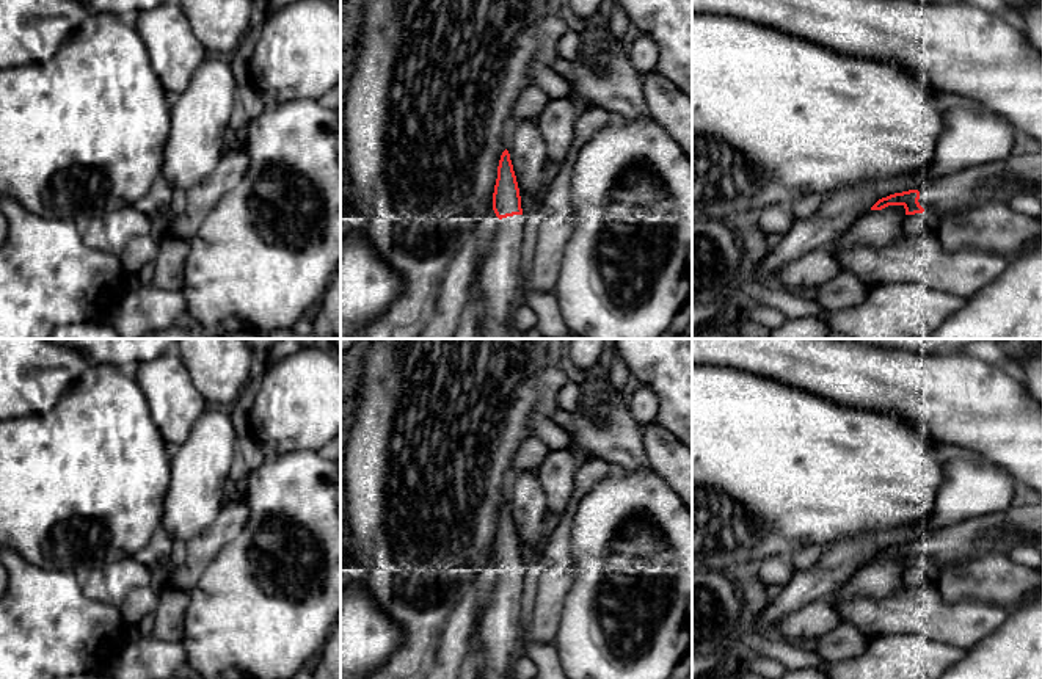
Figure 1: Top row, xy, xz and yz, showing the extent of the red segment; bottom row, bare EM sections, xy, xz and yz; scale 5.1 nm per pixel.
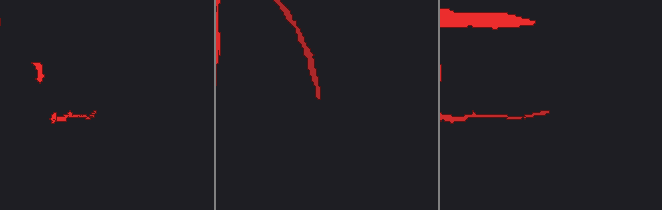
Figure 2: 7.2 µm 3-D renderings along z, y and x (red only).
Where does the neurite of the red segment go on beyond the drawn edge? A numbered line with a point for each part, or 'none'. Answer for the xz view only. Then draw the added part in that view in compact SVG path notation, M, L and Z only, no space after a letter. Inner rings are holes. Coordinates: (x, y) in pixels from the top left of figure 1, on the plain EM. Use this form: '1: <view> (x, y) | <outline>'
1: xz (499, 631) | M521 566L502 569L480 615L477 634L483 648L482 679L513 679L513 662L523 652L523 580Z

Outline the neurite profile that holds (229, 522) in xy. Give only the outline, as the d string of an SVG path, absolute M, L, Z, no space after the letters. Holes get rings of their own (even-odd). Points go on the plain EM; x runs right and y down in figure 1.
M239 494L221 507L206 532L187 541L185 563L171 571L166 582L177 590L190 591L213 557L243 532L246 521L248 508Z

